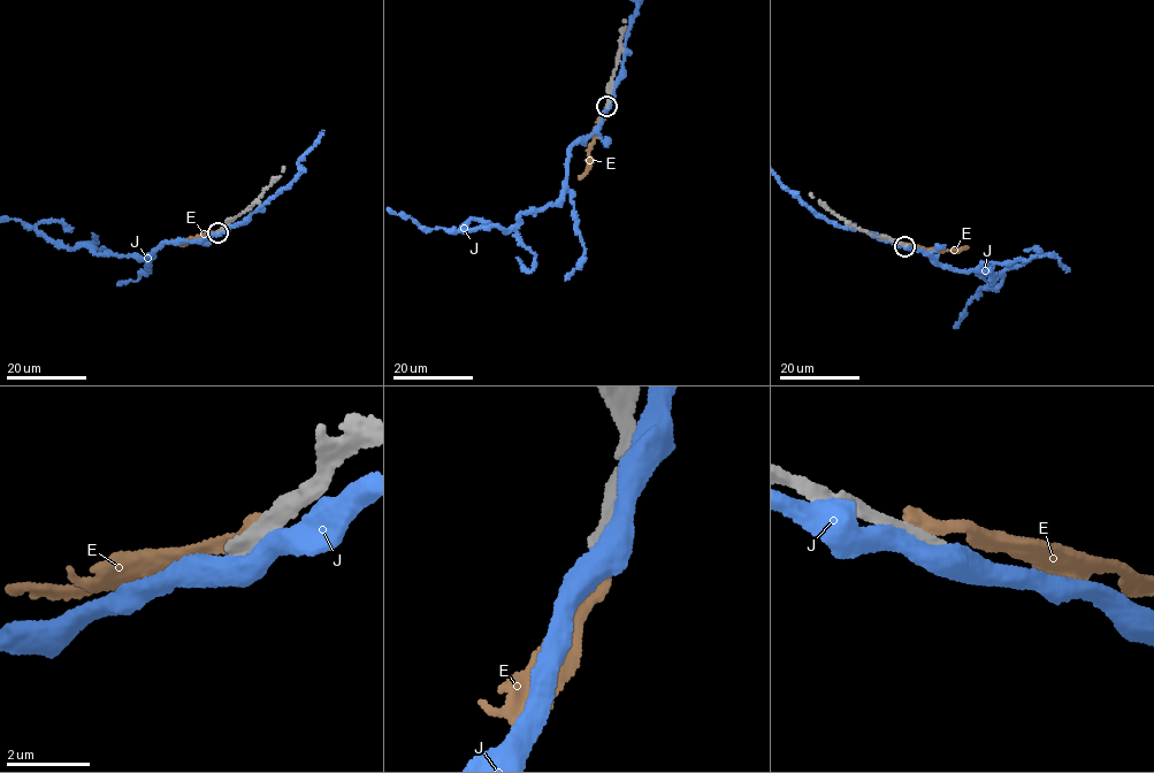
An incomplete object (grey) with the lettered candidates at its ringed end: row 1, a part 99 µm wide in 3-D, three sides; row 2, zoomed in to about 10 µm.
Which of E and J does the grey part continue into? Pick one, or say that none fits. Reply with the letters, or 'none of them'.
none of them

